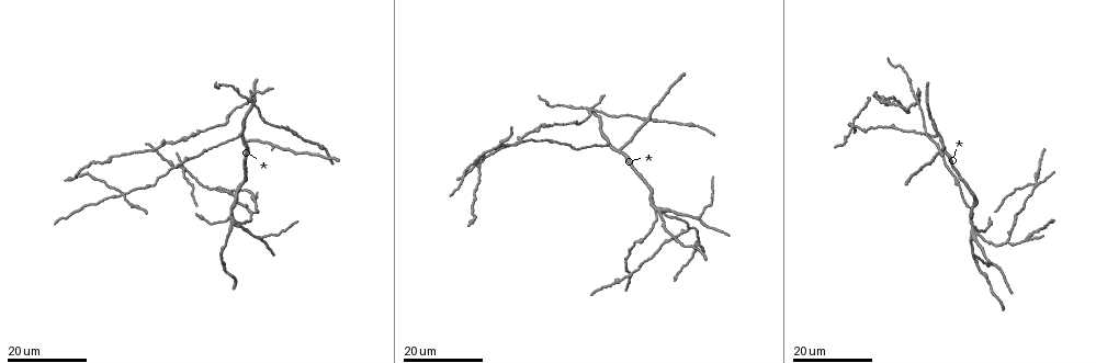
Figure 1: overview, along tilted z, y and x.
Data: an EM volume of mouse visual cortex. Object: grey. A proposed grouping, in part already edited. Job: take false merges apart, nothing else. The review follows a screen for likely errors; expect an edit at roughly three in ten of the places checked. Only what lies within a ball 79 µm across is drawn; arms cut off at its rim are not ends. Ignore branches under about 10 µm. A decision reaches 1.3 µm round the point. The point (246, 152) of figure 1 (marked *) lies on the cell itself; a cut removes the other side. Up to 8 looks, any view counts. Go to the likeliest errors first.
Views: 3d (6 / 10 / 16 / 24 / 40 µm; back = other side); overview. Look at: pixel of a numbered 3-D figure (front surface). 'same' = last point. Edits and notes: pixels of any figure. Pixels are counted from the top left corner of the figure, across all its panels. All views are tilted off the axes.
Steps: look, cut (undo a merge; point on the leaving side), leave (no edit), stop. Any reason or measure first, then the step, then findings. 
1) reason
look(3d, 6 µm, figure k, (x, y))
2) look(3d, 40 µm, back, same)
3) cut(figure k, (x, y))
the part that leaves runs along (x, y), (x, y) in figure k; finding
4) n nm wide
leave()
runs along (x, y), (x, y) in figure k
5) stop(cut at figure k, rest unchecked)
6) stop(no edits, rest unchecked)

four or more arms meet
look(3d, 24 µm, figure 1, (851, 127))

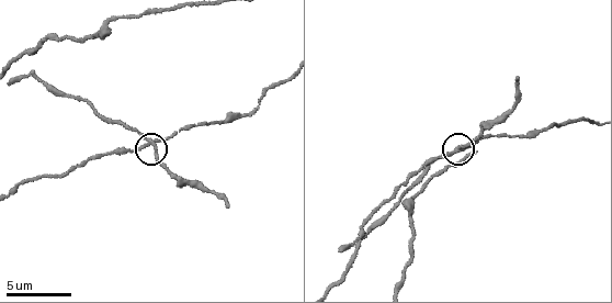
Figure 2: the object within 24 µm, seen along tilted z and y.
look(3d, 6 µm, figure 2, (459, 147))

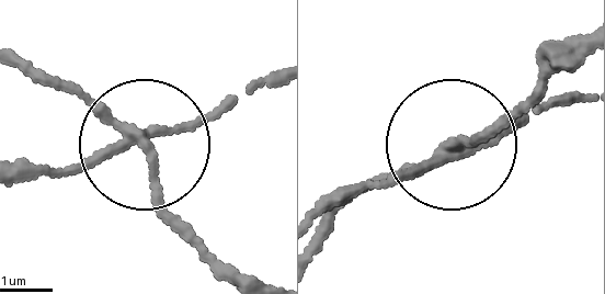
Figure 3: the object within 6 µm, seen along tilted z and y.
170 nm wide
cut(figure 3, (66, 85))
a second cell is stuck on

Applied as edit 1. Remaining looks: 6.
look(overview)

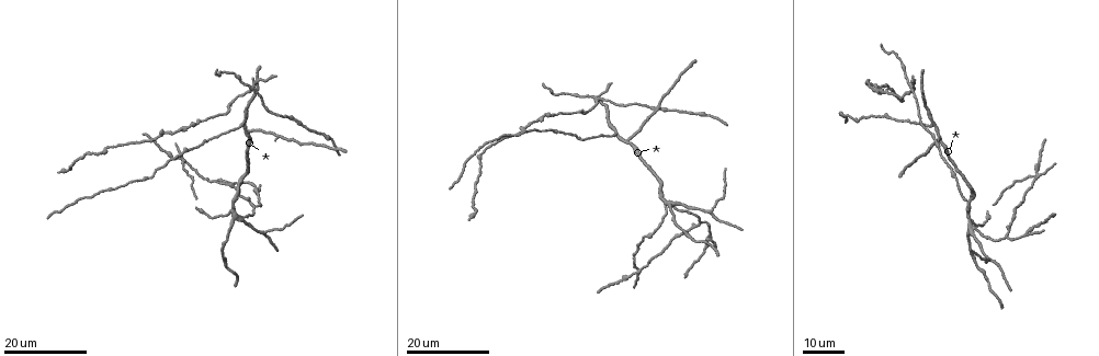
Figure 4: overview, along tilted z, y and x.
looks like a crossing
look(3d, 16 µm, figure 4, (908, 87))

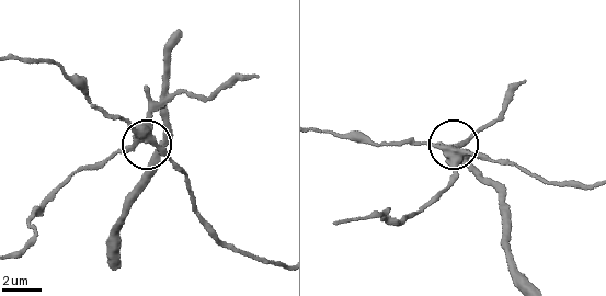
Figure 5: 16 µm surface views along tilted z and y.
look(3d, 10 µm, figure 5, (146, 139))

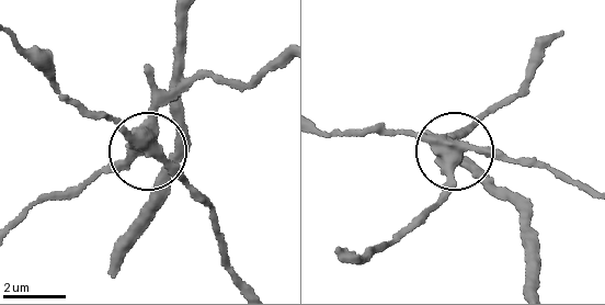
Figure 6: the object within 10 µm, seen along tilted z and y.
4 arms
cut(figure 6, (118, 172))
the part that leaves runs along (145, 144), (16, 214) in figure 6; two cells meet here

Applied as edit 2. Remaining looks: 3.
look(overview)

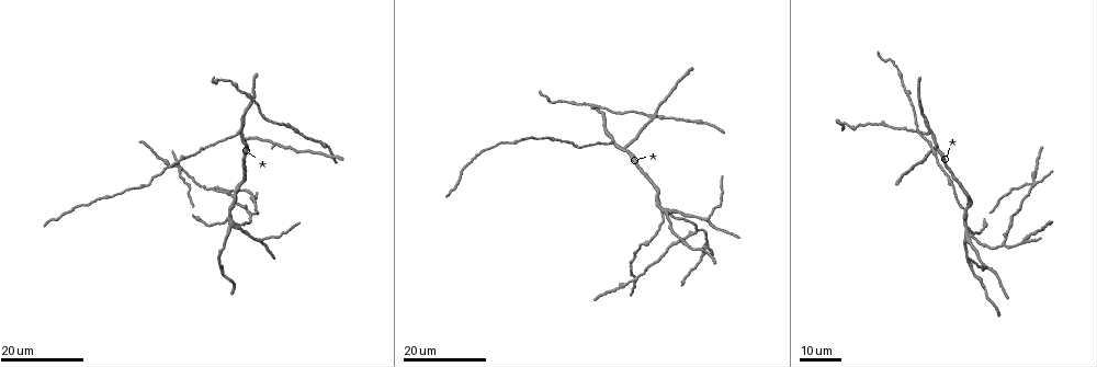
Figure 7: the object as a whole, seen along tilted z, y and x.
branch point
look(3d, 16 µm, figure 7, (250, 216))

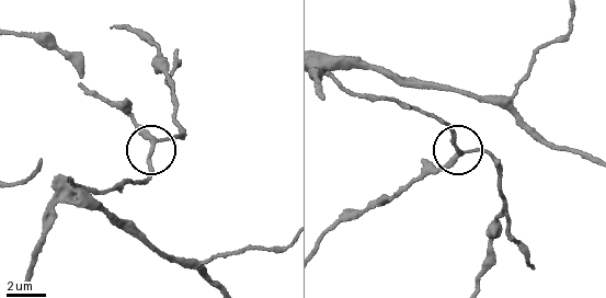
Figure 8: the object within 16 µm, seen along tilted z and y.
look(3d, 6 µm, figure 8, (155, 140))

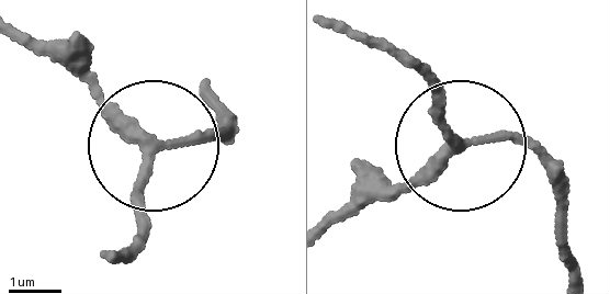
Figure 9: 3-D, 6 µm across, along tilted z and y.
200 nm wide
leave()
runs along (372, 38), (421, 74), (453, 139), (519, 140), (563, 174) in figure 9; all the same cell

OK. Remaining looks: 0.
stop(cut at figure 3, cut at figure 6, rest unchecked)

